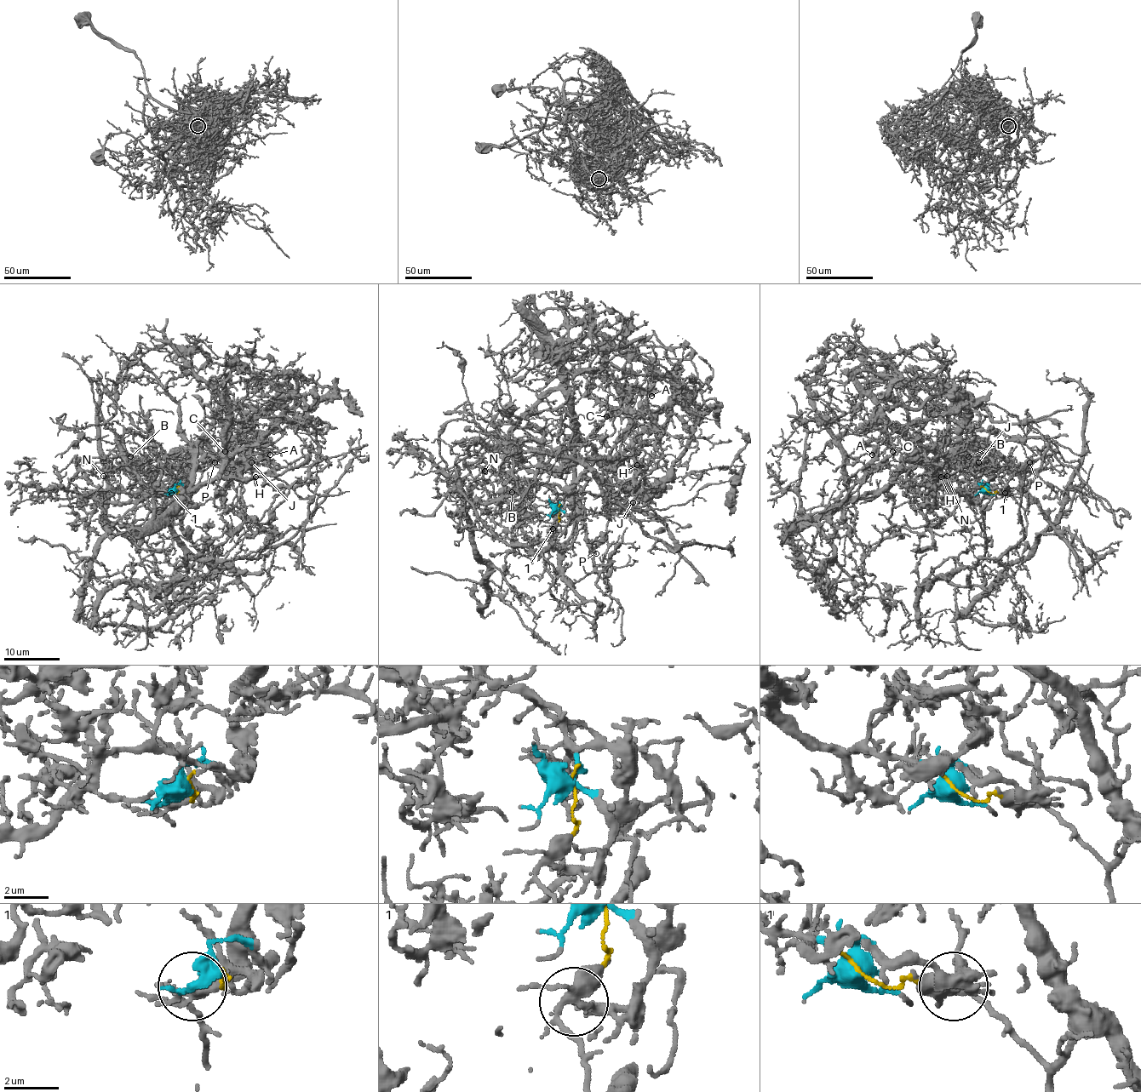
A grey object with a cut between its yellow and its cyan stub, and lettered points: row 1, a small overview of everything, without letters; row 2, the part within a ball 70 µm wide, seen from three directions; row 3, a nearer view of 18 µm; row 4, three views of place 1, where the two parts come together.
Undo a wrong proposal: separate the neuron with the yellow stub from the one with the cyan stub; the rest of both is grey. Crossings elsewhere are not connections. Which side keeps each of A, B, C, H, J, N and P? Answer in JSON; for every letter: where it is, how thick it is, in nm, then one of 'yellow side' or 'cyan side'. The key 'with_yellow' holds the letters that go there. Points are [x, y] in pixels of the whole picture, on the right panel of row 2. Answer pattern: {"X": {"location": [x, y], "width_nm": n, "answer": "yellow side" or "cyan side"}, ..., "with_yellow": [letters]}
{"A": {"location": [872, 454], "width_nm": 110, "answer": "cyan side"}, "B": {"location": [968, 456], "width_nm": 130, "answer": "cyan side"}, "C": {"location": [892, 451], "width_nm": 100, "answer": "cyan side"}, "H": {"location": [941, 477], "width_nm": 120, "answer": "cyan side"}, "J": {"location": [978, 462], "width_nm": 150, "answer": "cyan side"}, "N": {"location": [947, 476], "width_nm": 130, "answer": "cyan side"}, "P": {"location": [1029, 462], "width_nm": 120, "answer": "yellow side"}, "with_yellow": ["P"]}

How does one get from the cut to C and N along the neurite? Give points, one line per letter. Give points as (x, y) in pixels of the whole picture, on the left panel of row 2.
C: (175, 489), (175, 483), (155, 480), (160, 471), (232, 456), (279, 429), (264, 444), (233, 431), (225, 452)
N: (175, 489), (218, 454), (238, 468), (214, 498), (117, 524), (96, 496), (111, 494), (103, 476)

